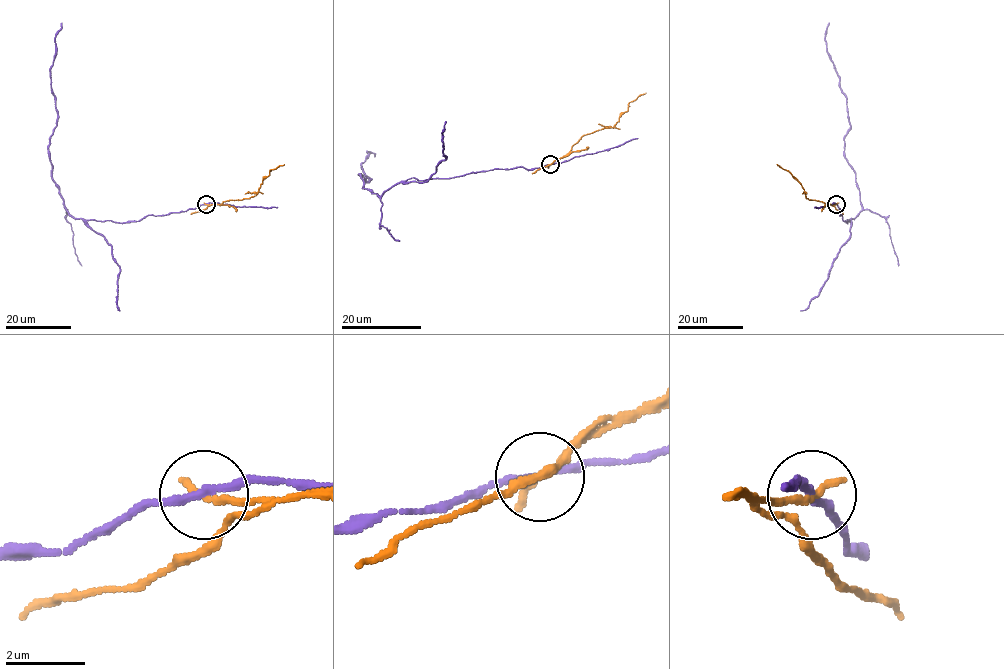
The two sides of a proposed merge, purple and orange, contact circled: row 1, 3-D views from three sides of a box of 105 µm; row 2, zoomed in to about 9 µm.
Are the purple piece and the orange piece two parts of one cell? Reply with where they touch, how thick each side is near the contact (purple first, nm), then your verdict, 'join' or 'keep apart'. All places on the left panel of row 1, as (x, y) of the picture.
(206, 204) | 190/200 nm | keep apart

